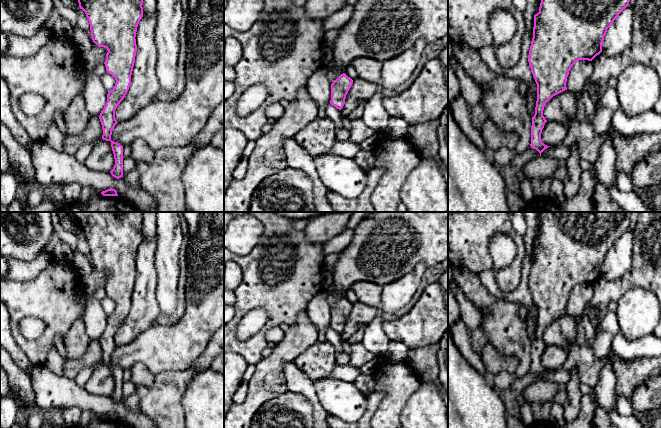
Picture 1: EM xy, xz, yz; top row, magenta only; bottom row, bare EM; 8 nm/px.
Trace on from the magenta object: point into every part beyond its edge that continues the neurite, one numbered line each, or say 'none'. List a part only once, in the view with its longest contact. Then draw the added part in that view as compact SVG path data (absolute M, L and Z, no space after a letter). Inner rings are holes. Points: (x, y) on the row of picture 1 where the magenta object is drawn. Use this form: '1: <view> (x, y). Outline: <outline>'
none

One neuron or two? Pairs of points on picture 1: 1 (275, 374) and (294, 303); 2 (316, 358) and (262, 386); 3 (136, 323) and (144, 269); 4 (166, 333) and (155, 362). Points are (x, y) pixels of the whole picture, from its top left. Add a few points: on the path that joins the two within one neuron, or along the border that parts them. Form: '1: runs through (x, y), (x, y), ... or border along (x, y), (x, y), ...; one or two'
1: border along (305, 310), (299, 314), (297, 320), (290, 326); two
2: border along (311, 345), (292, 360); two
3: runs through (144, 310), (144, 282); one
4: runs through (166, 340), (166, 344), (159, 351), (158, 355); one

